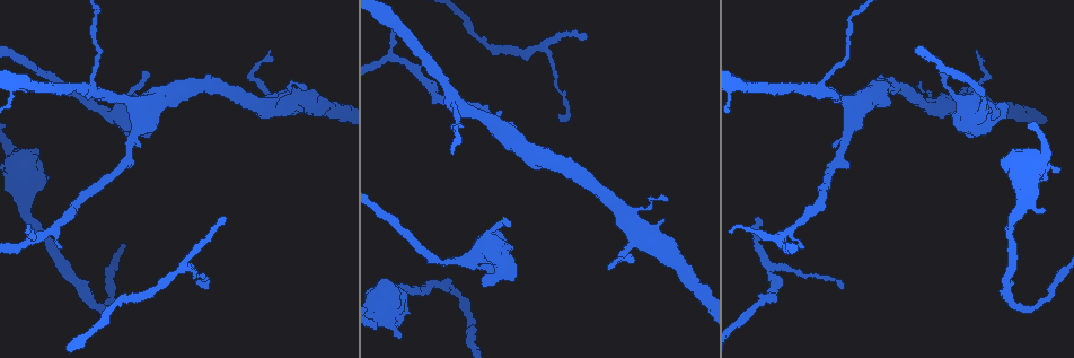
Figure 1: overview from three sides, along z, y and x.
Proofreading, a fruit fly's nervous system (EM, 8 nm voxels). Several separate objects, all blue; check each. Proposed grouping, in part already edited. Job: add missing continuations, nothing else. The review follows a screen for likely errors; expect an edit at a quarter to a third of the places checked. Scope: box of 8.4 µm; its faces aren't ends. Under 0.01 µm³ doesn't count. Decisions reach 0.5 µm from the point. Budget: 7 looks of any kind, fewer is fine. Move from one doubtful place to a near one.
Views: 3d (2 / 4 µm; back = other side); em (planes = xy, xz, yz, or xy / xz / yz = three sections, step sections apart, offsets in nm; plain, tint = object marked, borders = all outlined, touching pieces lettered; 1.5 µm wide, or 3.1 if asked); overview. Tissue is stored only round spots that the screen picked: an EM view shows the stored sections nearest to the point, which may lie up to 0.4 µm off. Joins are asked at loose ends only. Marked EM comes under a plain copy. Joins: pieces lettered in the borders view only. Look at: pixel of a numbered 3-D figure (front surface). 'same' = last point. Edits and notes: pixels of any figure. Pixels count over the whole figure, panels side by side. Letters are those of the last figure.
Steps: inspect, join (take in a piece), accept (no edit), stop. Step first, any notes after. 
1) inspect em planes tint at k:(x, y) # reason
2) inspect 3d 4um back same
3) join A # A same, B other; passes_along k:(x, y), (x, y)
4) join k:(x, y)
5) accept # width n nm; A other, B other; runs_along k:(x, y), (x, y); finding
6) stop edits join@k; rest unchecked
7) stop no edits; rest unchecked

inspect 3d 2um back at 1:(834, 279) # tapers out

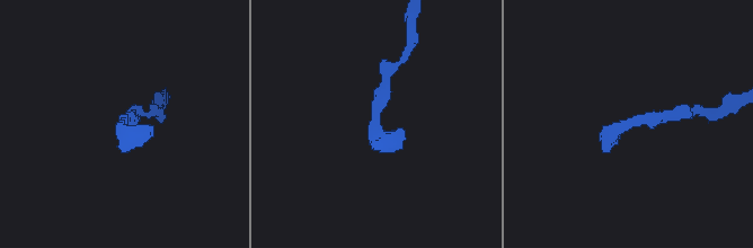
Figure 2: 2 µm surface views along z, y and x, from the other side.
inspect em planes borders at 2:(150, 127) # now the EM

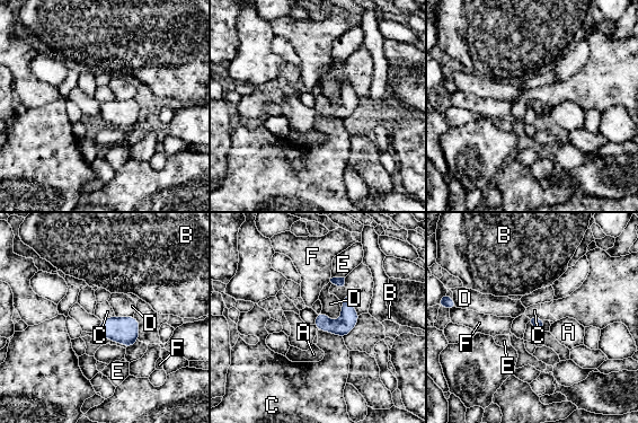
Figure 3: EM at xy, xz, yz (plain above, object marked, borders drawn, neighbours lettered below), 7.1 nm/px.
accept # A other, B other, C other, D other, E other, F other; border 3:(319, 329), (331, 332), (342, 337); no lettered piece goes on from it

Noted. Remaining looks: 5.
inspect em xy step 8 tint at 1:(629, 255) # free end

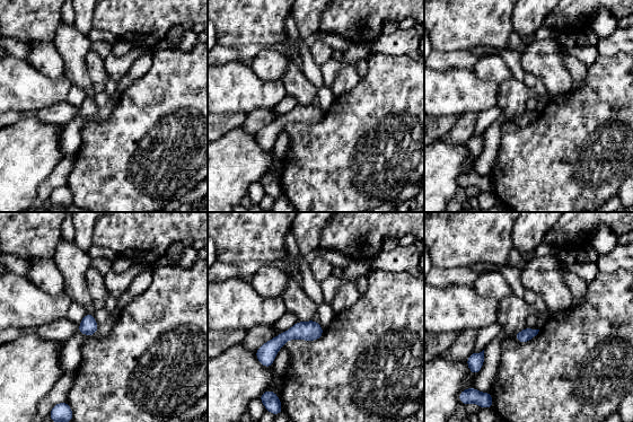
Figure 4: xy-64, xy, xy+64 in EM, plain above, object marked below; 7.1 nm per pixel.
inspect em planes borders same

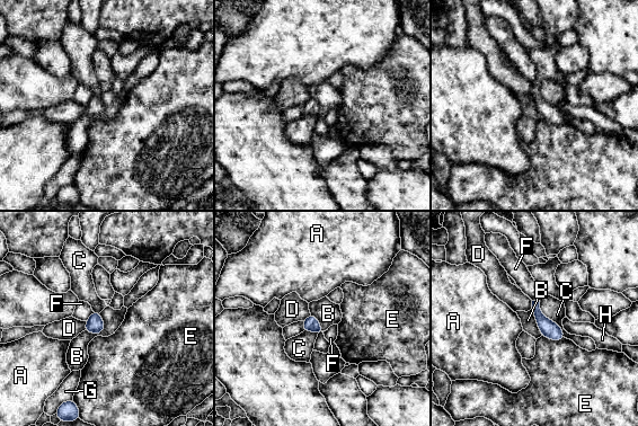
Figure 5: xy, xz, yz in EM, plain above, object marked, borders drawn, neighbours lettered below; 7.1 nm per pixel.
accept # longest_contact C 340 nm; A other, B other, C other, D other, E other, F other, G other, H other; border 5:(86, 321), (82, 330); none of them fits

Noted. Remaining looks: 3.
inspect em planes borders at 1:(941, 75) # tapers out

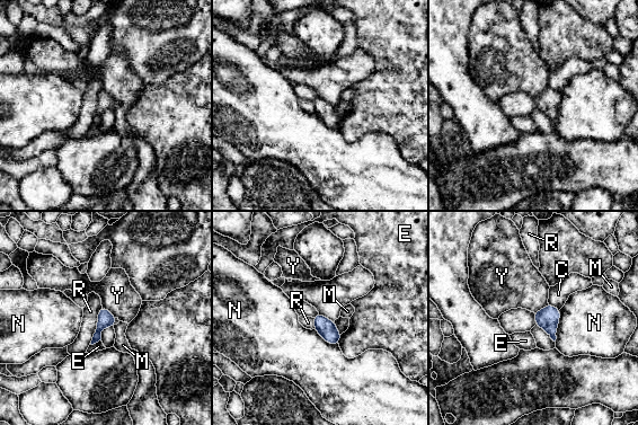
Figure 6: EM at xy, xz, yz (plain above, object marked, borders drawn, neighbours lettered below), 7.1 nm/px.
accept # C other, E other, M other, N other, R other, Y other; none of them fits

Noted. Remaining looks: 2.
stop no edits; rest unchecked

